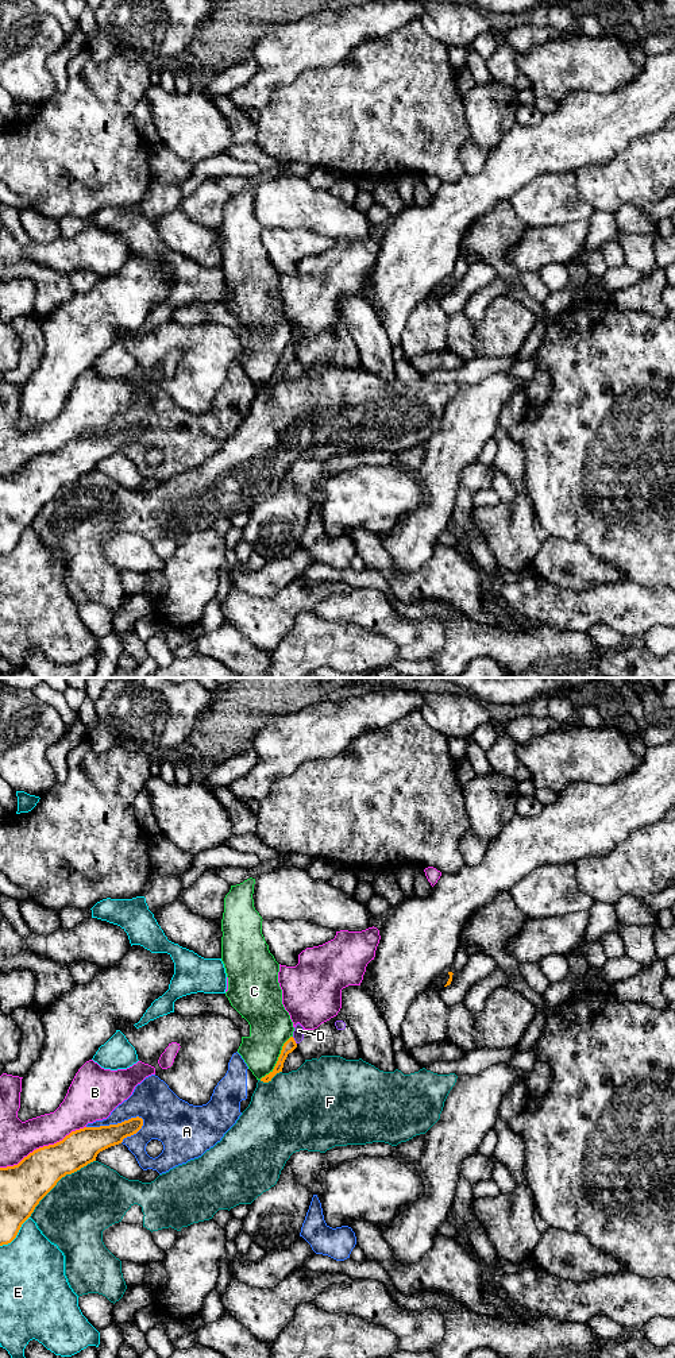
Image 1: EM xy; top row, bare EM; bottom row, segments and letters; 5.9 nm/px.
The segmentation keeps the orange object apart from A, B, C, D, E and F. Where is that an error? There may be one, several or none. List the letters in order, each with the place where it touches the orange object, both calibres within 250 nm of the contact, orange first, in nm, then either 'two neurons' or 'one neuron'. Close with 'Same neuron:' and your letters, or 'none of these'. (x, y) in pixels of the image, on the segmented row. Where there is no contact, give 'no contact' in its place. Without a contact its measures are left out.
A: meets orange in xy at (115, 1125); 220 nm thick on the orange side, 220 nm on the other; two neurons
B: meets orange in xy at (43, 1146); 260 nm thick on the orange side, 220 nm on the other; two neurons
C: meets orange in xy at (278, 1058); 70 nm thick on the orange side, 260 nm on the other; two neurons
D: meets orange in xy at (294, 1041); 70 nm thick on the orange side, 60 nm on the other; two neurons
E: meets orange in xy at (16, 1234); 240 nm thick on the orange side, 380 nm on the other; two neurons
F: meets orange in xy at (58, 1180); 280 nm thick on the orange side, 400 nm on the other; two neurons
Same neuron: none of these

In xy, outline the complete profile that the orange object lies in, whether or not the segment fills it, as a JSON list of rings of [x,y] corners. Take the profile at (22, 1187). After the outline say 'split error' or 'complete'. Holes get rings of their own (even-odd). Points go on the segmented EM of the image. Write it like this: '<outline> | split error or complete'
[[[143,1119],[84,1127],[62,1141],[39,1147],[18,1165],[0,1168],[0,1246],[11,1243],[39,1201],[66,1174],[96,1161],[100,1151],[136,1134]]] | complete

